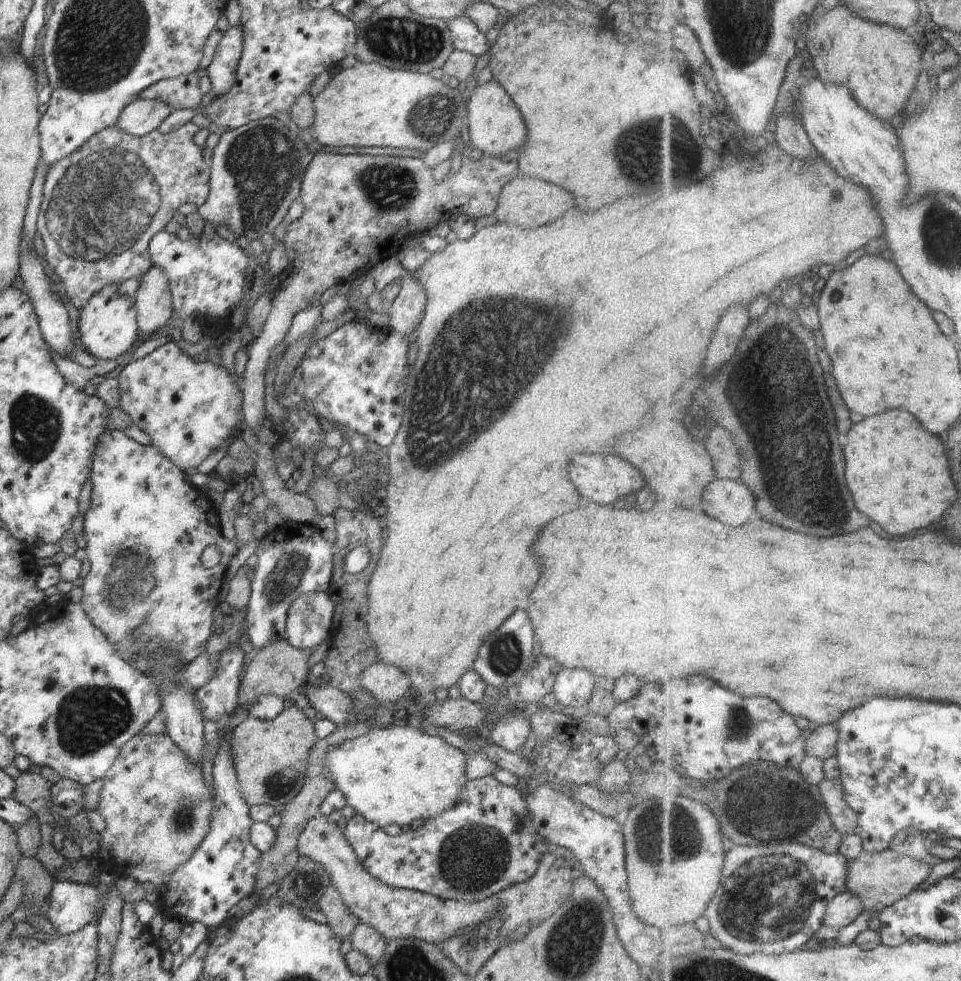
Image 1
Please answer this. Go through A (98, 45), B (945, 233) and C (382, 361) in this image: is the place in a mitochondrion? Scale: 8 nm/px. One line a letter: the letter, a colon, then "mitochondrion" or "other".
A: mitochondrion
B: mitochondrion
C: other

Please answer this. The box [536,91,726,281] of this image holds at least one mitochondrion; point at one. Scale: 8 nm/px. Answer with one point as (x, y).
(670, 152)

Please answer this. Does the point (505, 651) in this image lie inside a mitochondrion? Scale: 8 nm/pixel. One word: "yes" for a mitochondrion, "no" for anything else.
yes

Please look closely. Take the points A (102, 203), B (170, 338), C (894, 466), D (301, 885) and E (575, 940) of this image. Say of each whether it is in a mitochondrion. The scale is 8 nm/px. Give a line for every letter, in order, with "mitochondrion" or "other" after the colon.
A: mitochondrion
B: other
C: other
D: mitochondrion
E: mitochondrion

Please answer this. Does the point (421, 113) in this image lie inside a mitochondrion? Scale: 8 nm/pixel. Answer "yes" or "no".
yes

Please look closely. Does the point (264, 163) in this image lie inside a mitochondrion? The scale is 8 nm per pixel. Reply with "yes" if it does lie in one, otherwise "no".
yes

